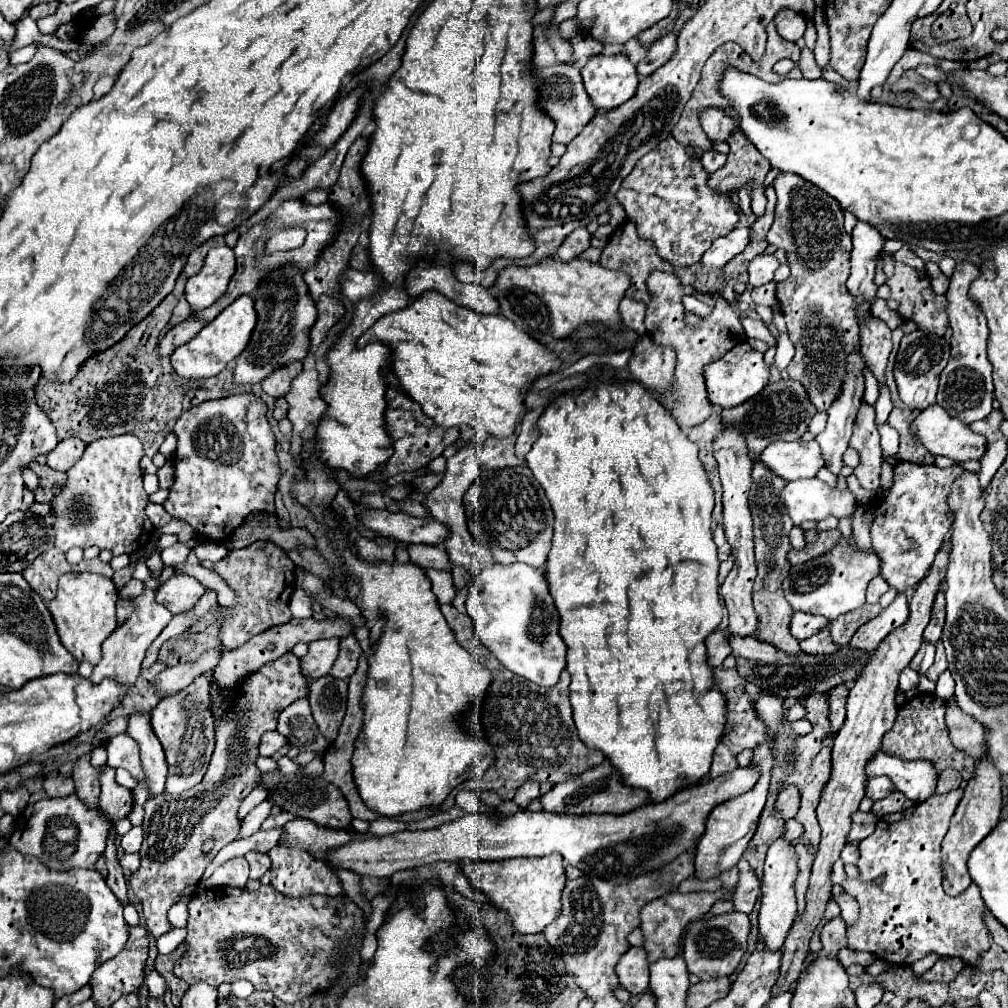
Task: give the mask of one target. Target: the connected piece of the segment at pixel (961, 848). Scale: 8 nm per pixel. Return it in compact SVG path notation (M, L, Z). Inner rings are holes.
M983 757L975 767L975 777L965 787L965 795L955 815L951 817L949 831L941 843L943 889L947 895L959 895L969 887L971 877L967 871L967 859L971 851L977 847L977 843L983 841L999 823L999 813L1001 813L1001 773L991 765L989 757Z

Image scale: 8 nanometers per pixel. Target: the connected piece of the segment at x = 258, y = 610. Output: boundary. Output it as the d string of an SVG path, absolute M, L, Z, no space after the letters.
M255 541L243 549L229 551L225 559L213 565L213 569L239 593L239 603L221 609L221 645L235 649L249 641L253 635L267 631L269 627L289 623L293 619L289 609L291 593L295 591L295 563L287 557L287 551L269 541Z

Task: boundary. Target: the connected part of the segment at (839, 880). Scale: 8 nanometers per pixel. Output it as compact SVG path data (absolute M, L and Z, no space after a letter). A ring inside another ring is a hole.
M841 858L834 863L831 873L831 881L833 884L842 884L845 881L847 874L844 868L845 865Z

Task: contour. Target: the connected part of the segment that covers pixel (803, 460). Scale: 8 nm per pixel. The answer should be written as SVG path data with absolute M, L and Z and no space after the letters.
M815 439L809 443L775 441L767 445L757 459L785 481L813 477L825 465Z

